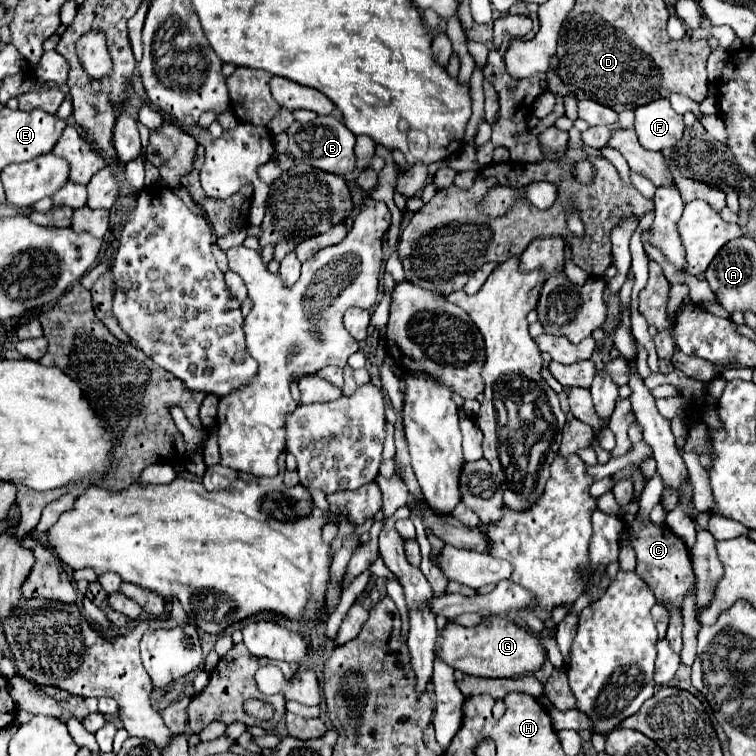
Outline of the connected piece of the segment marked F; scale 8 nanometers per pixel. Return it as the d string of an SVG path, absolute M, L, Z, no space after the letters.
M661 98L635 108L635 132L647 150L671 148L683 136L683 116Z

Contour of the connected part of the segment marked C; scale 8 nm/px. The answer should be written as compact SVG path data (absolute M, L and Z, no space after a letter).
M635 520L631 526L631 540L633 548L637 552L637 572L643 576L647 586L653 590L657 602L663 602L665 608L669 610L669 630L667 630L667 640L675 652L681 652L681 630L683 630L683 616L681 616L681 604L683 598L687 596L687 590L691 590L695 578L693 578L693 568L691 568L691 556L687 546L683 544L681 538L677 538L667 526L639 526L639 520Z

